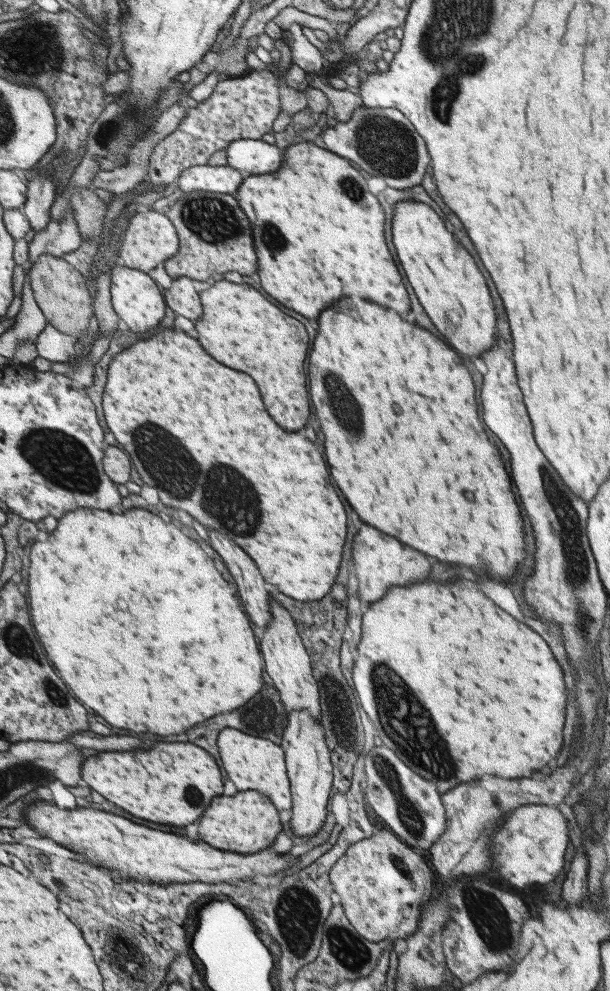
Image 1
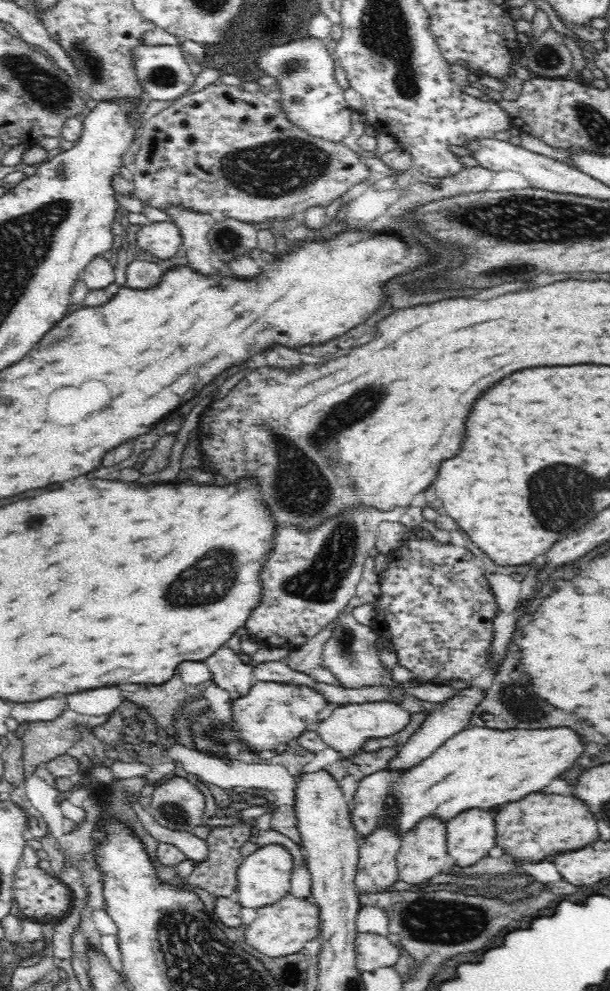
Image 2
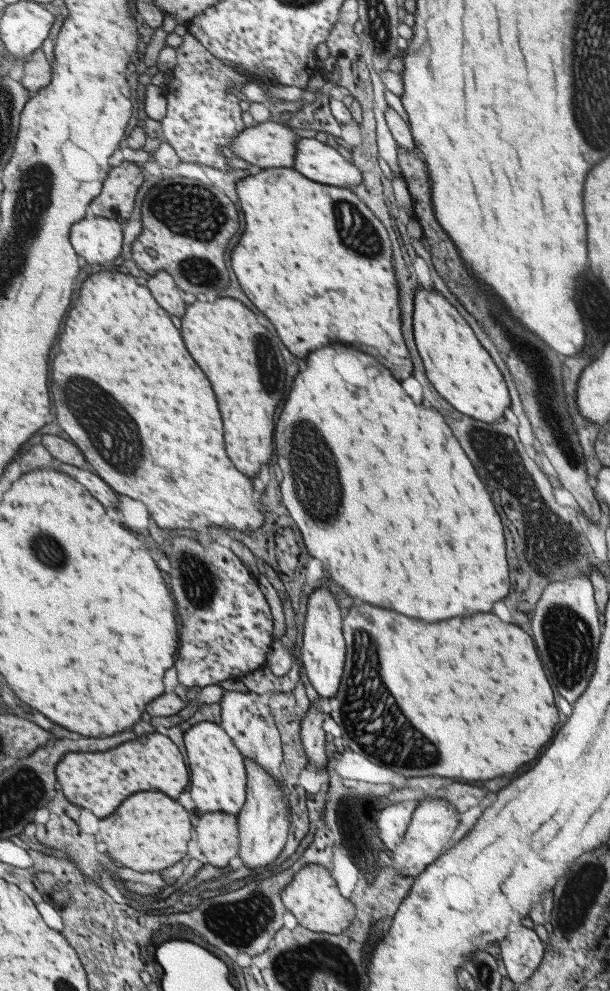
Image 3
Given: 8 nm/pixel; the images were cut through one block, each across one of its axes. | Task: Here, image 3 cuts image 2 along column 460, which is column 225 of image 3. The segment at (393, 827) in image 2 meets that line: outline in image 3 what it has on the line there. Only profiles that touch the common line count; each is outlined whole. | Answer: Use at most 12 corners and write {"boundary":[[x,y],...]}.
{"boundary":[[220,724],[185,733],[195,812],[238,815],[244,754]]}

